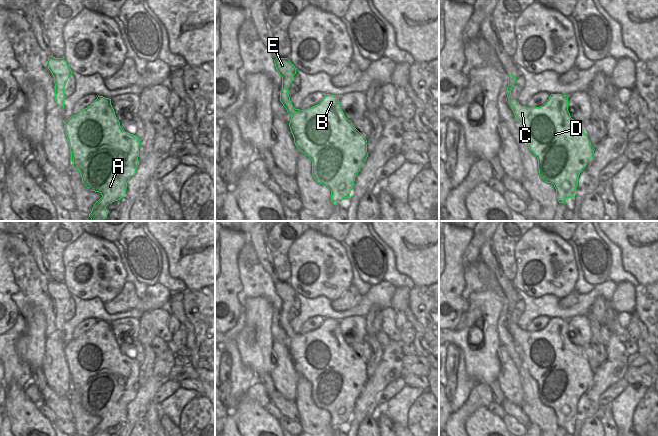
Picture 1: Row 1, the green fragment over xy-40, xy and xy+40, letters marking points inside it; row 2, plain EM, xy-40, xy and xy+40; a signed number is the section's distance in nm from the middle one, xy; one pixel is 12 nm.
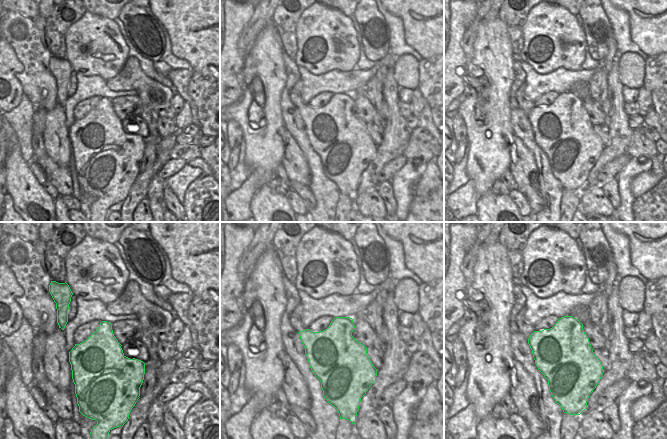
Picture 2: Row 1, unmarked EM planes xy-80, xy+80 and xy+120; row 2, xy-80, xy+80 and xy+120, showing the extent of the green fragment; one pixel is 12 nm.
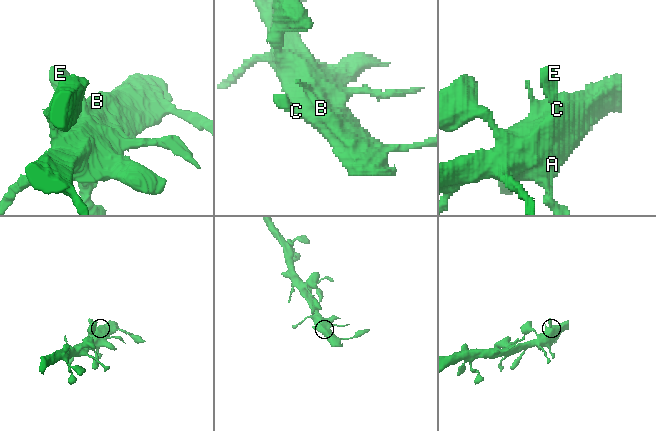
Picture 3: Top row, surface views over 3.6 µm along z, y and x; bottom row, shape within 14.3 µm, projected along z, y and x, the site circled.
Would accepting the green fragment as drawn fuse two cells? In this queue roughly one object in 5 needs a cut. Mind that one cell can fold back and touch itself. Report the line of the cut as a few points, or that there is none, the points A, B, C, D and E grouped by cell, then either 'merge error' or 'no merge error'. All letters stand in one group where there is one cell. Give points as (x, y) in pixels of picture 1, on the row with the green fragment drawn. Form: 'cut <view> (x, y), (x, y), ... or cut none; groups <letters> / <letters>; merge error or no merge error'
cut none; groups A B C D E; no merge error

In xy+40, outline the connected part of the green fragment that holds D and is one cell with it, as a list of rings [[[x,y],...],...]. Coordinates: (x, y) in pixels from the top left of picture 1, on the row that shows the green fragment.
[[[508,76],[507,97],[522,125],[522,134],[530,151],[538,159],[540,177],[554,185],[559,203],[573,198],[578,177],[594,154],[594,147],[583,131],[582,123],[571,118],[568,96],[551,94],[540,107],[521,106],[511,96],[516,77]]]

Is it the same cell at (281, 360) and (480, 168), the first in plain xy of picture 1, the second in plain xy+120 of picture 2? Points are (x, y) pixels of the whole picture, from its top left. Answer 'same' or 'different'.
different

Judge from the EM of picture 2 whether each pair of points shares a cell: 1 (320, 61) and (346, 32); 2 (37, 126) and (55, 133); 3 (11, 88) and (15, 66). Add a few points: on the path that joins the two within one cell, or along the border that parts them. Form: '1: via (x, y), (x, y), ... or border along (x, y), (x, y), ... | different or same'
1: via (326, 54), (339, 39) | same
2: border along (48, 111), (45, 129), (42, 134) | different
3: via (11, 83), (11, 71) | same

